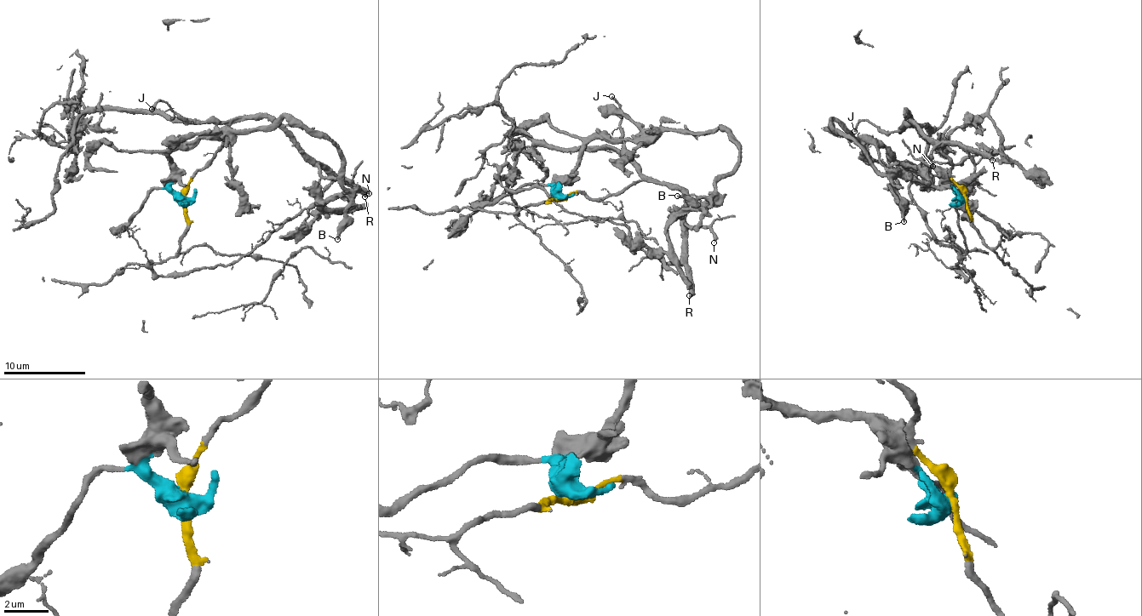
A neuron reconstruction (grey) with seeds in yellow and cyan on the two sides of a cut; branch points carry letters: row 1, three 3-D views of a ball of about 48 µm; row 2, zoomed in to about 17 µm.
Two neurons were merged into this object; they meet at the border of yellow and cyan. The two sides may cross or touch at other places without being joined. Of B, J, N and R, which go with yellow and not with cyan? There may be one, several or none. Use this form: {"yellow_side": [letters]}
{"yellow_side": ["J", "N", "R"]}

